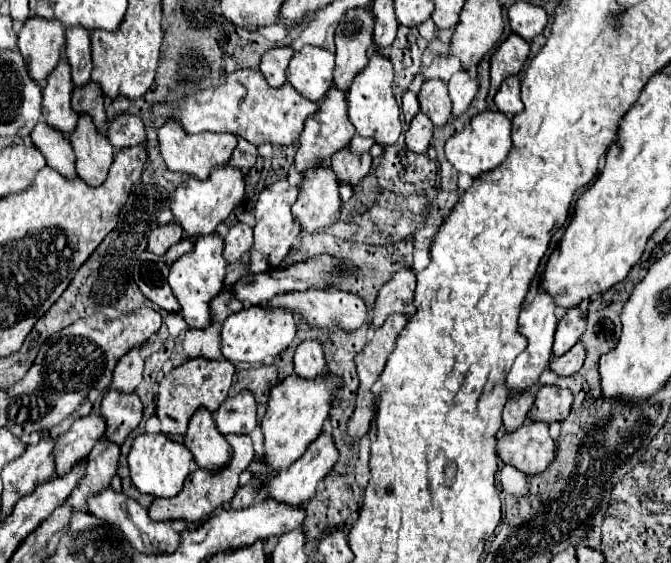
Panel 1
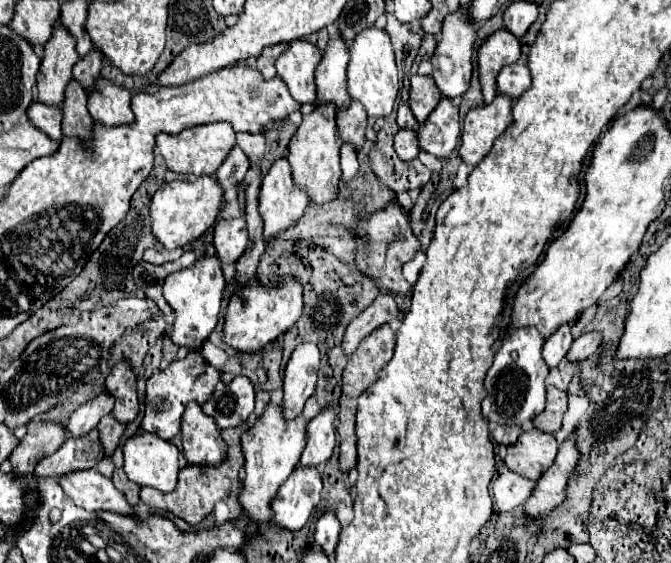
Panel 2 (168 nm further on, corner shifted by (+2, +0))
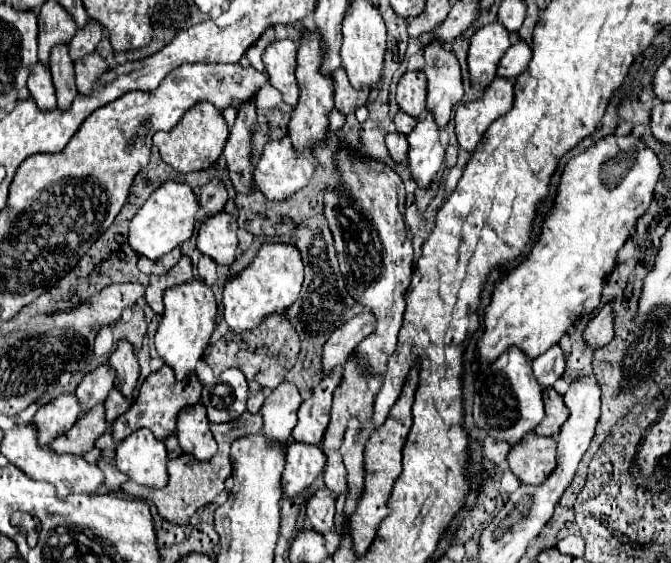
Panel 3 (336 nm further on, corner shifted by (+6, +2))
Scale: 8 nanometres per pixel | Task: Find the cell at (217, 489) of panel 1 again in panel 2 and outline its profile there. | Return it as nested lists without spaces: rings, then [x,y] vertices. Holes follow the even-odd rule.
[[[247,422],[237,426],[237,428],[227,428],[227,430],[221,430],[221,436],[223,440],[227,442],[227,458],[219,464],[219,466],[185,466],[181,472],[179,472],[179,482],[175,486],[173,492],[169,494],[163,494],[163,492],[157,492],[153,488],[141,488],[139,496],[141,496],[141,502],[145,506],[149,506],[153,512],[159,512],[159,514],[171,514],[171,516],[177,516],[177,518],[183,518],[185,522],[189,522],[191,526],[197,526],[211,510],[213,506],[223,500],[229,490],[231,490],[231,484],[237,480],[239,476],[239,470],[243,466],[243,454],[241,454],[241,444],[239,444],[239,438],[241,434],[247,430]]]

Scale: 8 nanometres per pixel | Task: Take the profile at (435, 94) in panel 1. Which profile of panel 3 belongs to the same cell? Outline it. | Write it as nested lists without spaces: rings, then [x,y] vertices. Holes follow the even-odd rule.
[[[405,72],[397,84],[397,104],[403,112],[413,118],[419,118],[427,112],[427,82],[425,72]]]

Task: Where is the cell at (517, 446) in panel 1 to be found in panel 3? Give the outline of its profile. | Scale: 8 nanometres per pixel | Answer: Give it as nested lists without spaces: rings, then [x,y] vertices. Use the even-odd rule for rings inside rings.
[[[525,434],[507,454],[511,472],[523,484],[541,484],[555,470],[555,438]]]

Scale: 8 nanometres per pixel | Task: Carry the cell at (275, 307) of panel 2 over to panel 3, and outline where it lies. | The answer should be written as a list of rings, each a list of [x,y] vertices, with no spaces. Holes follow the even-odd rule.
[[[263,244],[255,260],[237,276],[229,278],[223,288],[223,316],[229,328],[237,334],[253,330],[265,318],[285,312],[297,298],[303,284],[303,260],[291,244]]]

